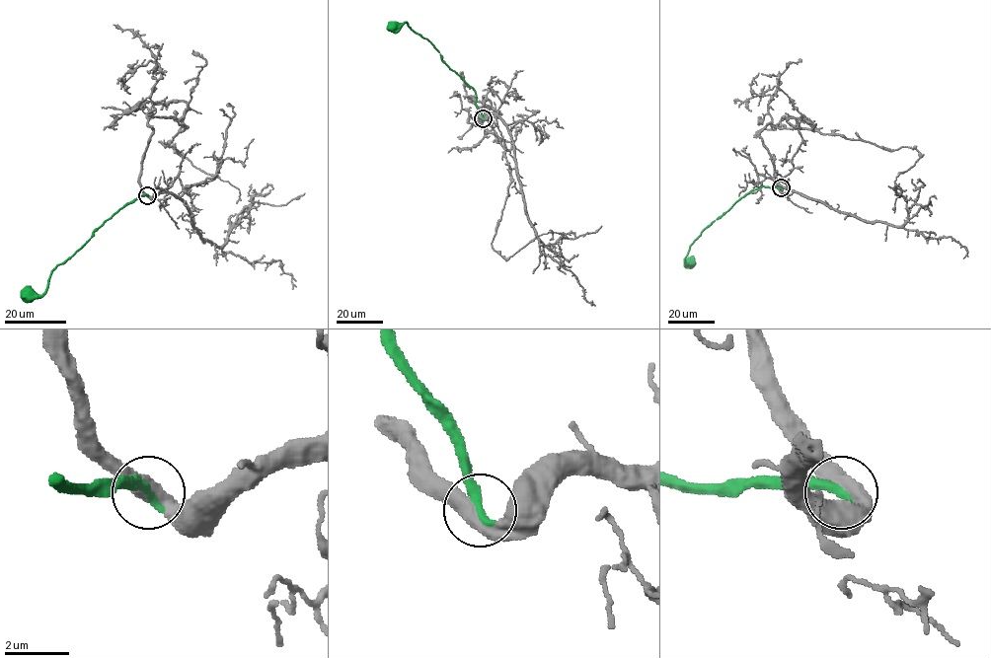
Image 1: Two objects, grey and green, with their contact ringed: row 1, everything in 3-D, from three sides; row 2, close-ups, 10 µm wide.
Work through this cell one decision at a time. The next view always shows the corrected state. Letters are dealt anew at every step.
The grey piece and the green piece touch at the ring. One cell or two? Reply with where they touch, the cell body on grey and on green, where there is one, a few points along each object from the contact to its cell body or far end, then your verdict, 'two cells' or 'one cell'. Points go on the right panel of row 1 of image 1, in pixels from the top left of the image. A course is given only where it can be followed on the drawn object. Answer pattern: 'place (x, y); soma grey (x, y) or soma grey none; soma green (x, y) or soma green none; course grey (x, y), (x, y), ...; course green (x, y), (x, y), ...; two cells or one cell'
place (781, 187); soma grey none; soma green (689, 262); course grey (781, 187), (758, 135), (770, 122), (889, 150), (915, 148), (921, 156), (894, 181), (901, 193); course green (781, 187), (759, 187), (746, 193), (701, 233), (684, 260), (690, 262); one cell

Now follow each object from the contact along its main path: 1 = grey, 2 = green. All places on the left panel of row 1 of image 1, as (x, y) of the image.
1: (147, 195), (139, 180), (155, 109), (153, 116), (185, 125), (167, 145), (159, 141), (234, 186), (237, 203)
2: (147, 195), (138, 194), (99, 227), (90, 239), (52, 271), (41, 295), (29, 295)

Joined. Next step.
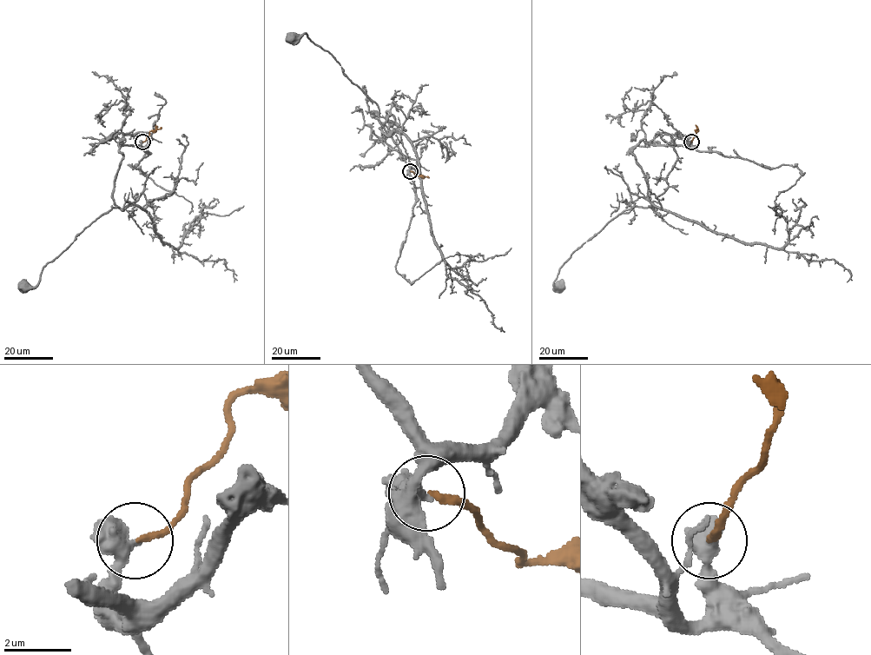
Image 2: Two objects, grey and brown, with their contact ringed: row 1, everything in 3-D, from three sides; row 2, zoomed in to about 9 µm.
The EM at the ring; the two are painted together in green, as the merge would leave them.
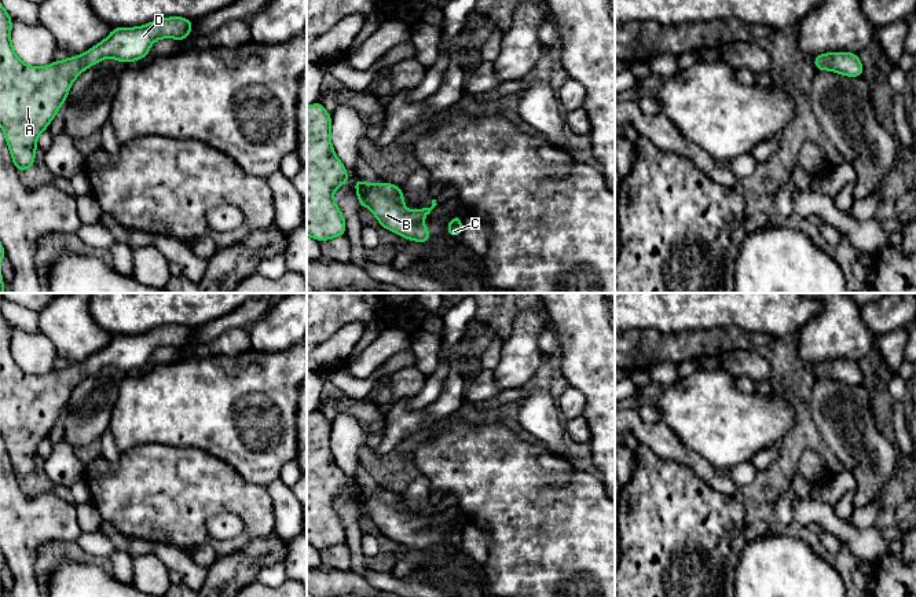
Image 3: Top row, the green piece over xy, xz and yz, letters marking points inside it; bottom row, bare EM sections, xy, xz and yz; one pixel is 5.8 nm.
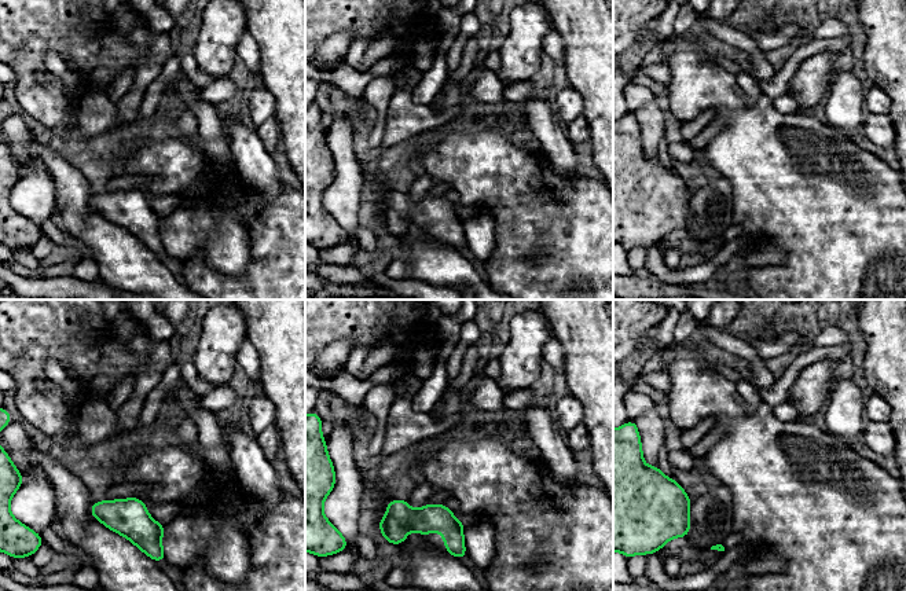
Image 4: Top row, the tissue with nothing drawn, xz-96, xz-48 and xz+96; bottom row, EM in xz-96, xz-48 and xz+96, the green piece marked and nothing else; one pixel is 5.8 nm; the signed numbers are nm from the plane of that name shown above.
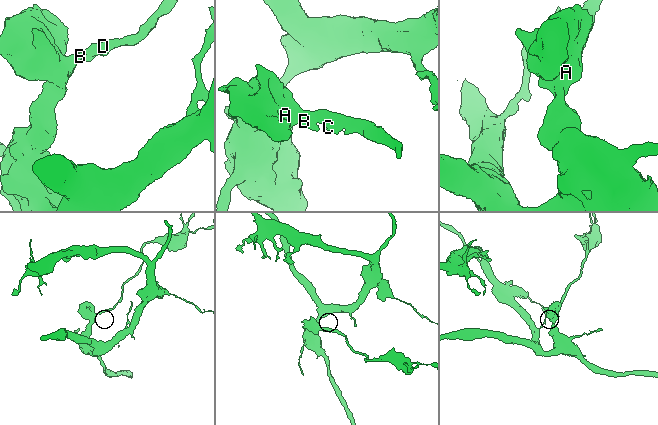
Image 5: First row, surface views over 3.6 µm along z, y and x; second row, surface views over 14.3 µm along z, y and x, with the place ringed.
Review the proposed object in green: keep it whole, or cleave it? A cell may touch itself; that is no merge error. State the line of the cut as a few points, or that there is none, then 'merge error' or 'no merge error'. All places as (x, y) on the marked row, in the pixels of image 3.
cut none; no merge error

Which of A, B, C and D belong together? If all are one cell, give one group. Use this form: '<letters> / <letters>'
A B C D

